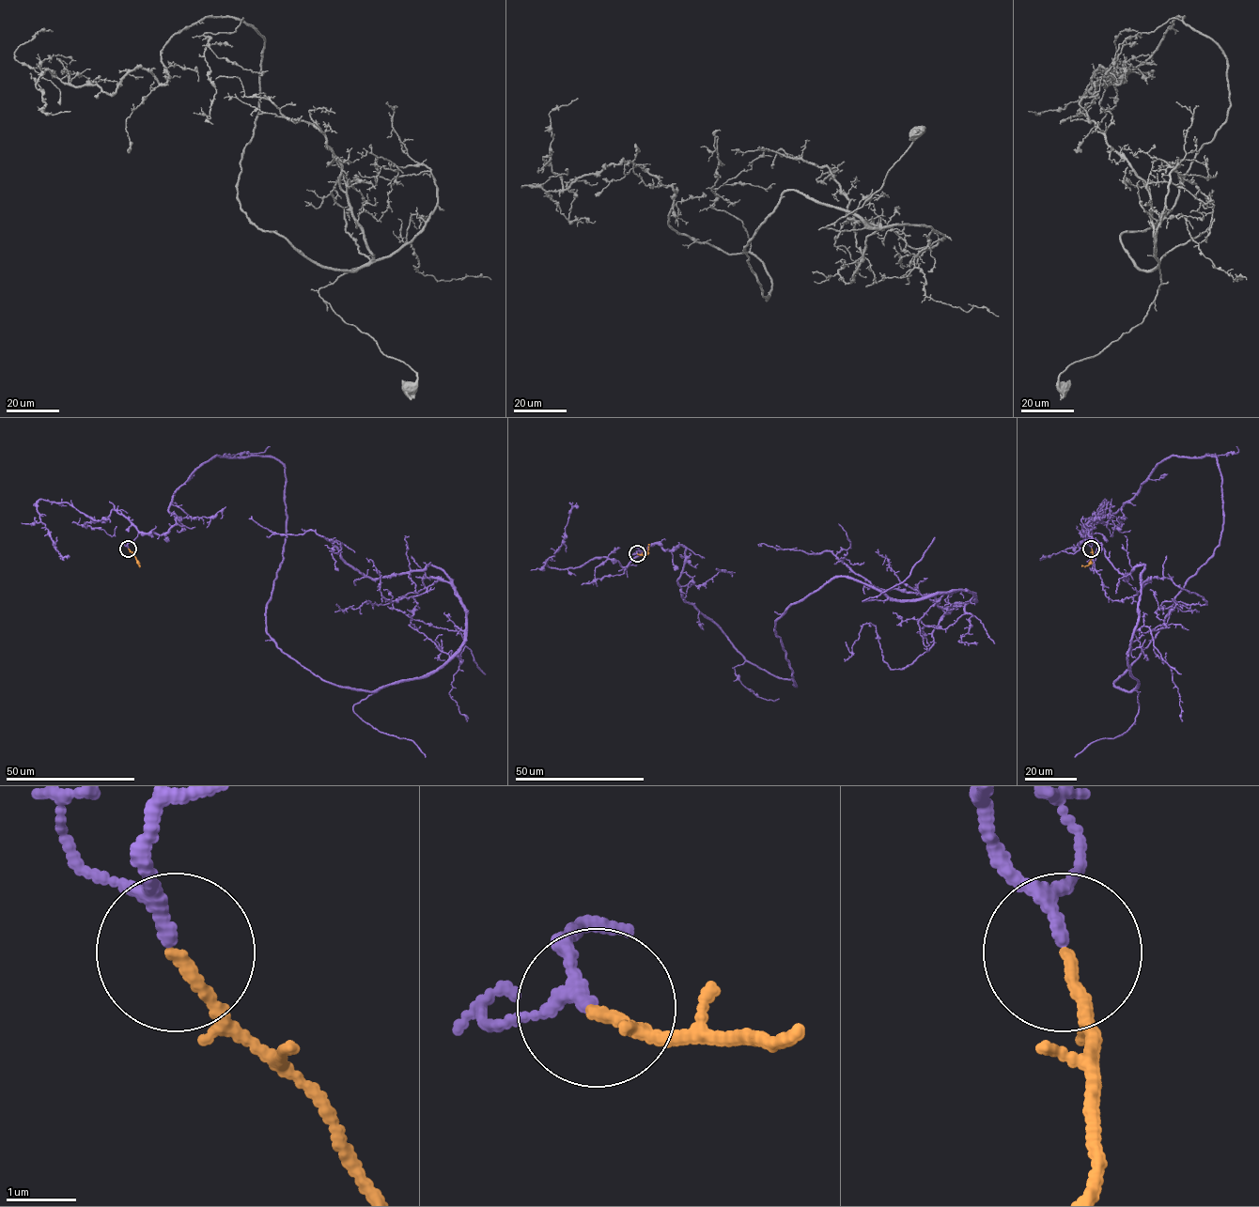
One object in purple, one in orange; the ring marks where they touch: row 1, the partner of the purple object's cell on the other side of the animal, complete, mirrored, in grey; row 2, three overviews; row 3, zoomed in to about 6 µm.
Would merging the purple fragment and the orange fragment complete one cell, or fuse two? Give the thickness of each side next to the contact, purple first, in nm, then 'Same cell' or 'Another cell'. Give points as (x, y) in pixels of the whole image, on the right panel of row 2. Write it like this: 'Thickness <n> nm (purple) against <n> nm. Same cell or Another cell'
Thickness 140 nm (purple) against 160 nm. Same cell

